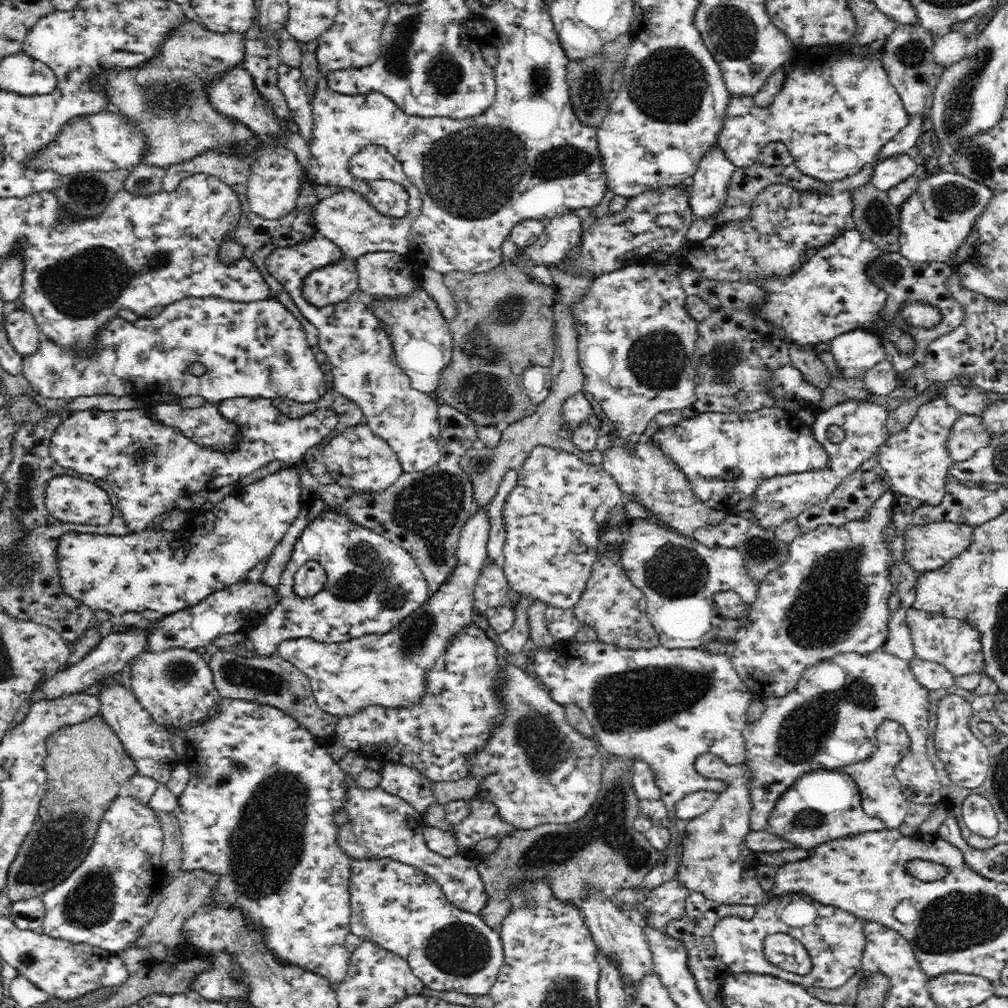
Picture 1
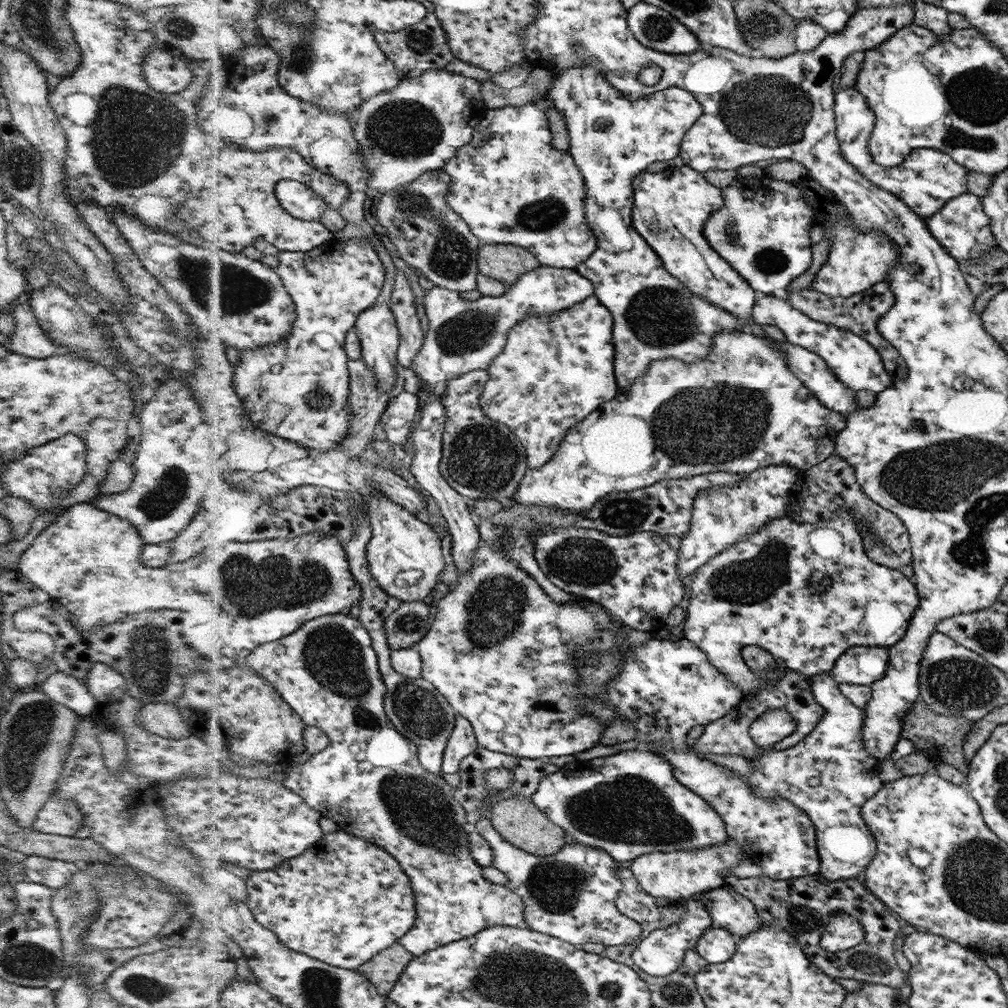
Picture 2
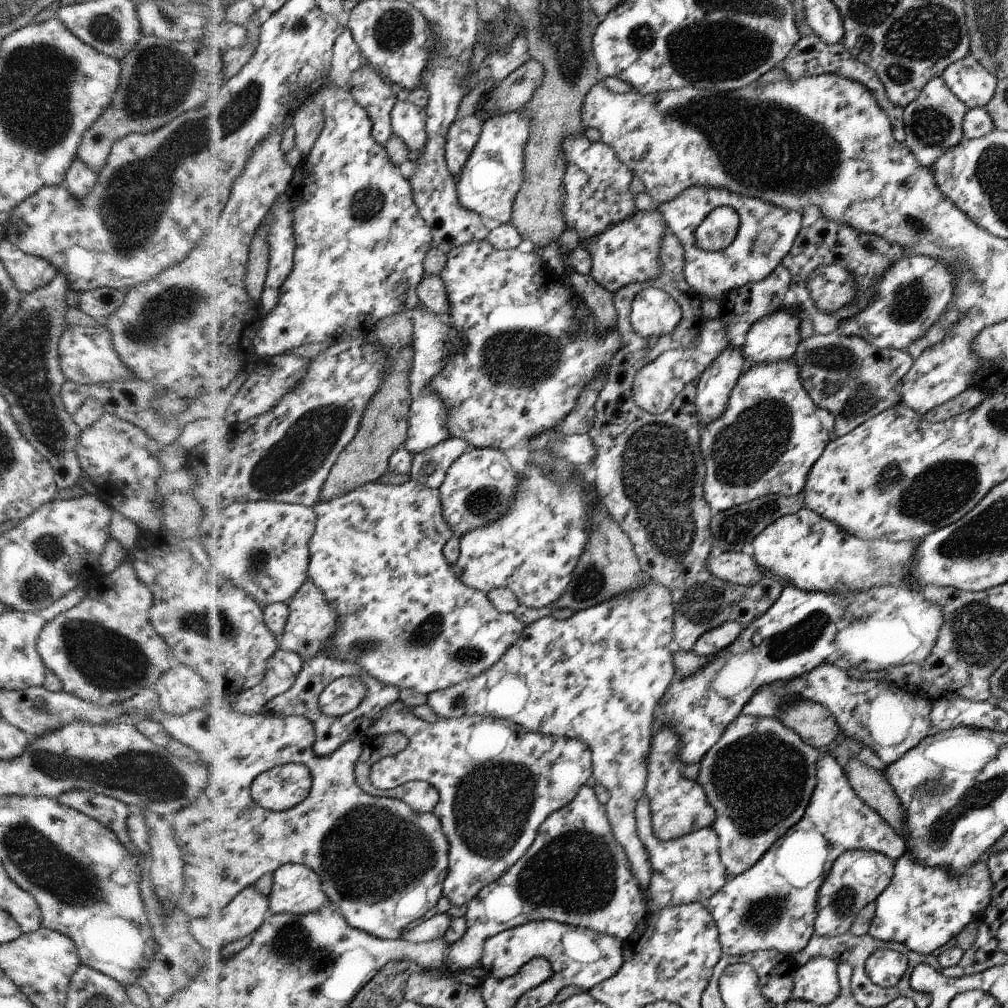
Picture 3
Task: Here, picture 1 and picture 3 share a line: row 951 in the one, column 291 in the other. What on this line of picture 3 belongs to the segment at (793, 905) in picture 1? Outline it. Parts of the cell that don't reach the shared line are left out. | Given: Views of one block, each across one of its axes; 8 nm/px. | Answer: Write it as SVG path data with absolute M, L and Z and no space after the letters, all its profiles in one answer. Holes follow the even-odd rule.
M228 705L225 706L202 706L198 710L190 710L186 714L168 714L160 708L154 708L150 712L150 717L146 720L152 722L158 722L162 724L162 728L172 736L172 740L176 740L184 745L187 745L193 754L193 757L198 757L198 760L204 763L207 770L207 776L209 783L203 790L198 800L194 800L190 806L182 808L182 812L178 812L176 816L172 818L174 824L174 832L176 834L176 844L178 848L182 850L182 876L184 876L184 888L183 893L180 894L179 906L184 912L193 918L203 917L211 915L212 913L220 914L241 892L244 892L246 888L250 888L260 880L264 878L266 874L270 872L276 872L279 868L286 864L302 863L310 868L314 868L318 872L318 876L322 878L326 894L330 896L332 900L332 907L341 911L352 926L370 932L378 938L400 940L404 936L404 930L410 928L414 922L422 920L426 916L426 912L430 912L432 908L438 906L438 902L445 896L446 880L450 876L450 849L452 848L449 840L449 835L446 834L445 824L442 822L440 816L434 811L432 813L420 814L417 810L414 810L413 806L410 806L408 802L404 800L398 800L398 798L388 798L382 796L374 796L374 794L368 794L364 788L362 788L357 778L357 766L361 762L362 756L364 756L365 749L368 747L368 739L354 739L350 742L346 742L342 748L338 748L334 754L330 756L318 756L317 742L318 734L317 727L314 722L305 716L289 716L281 717L278 715L266 715L264 712L258 714L258 716L252 716L251 714L240 714L240 710L235 710L233 713ZM287 763L305 764L312 770L313 774L313 789L310 796L296 808L291 808L287 811L268 810L263 806L260 806L256 799L253 797L252 785L256 782L262 773L268 772L277 766L282 766Z

